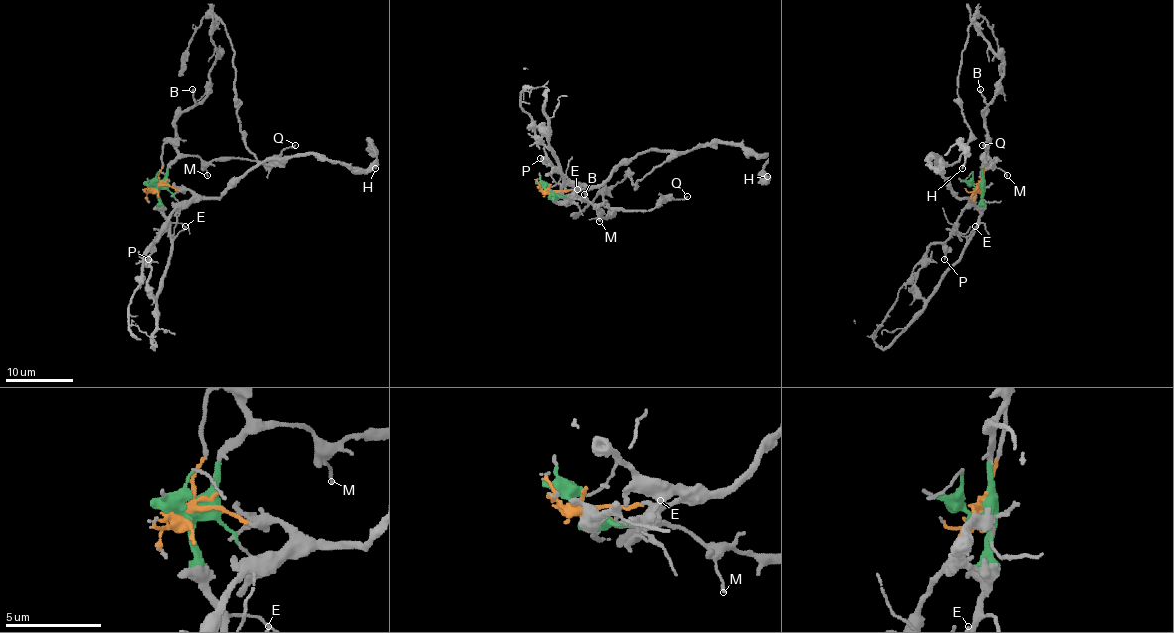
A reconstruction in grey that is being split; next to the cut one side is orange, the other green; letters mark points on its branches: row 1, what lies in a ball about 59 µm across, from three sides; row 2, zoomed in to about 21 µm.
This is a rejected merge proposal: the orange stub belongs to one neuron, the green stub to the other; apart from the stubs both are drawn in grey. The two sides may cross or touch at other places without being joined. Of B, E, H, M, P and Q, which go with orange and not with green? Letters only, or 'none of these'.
H, P

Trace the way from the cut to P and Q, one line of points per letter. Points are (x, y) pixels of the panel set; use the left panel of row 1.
P: (158, 186), (187, 189), (192, 196), (172, 215), (148, 259)
Q: (158, 186), (167, 169), (182, 157), (194, 155), (204, 160), (250, 159), (268, 164), (285, 149), (296, 145)

